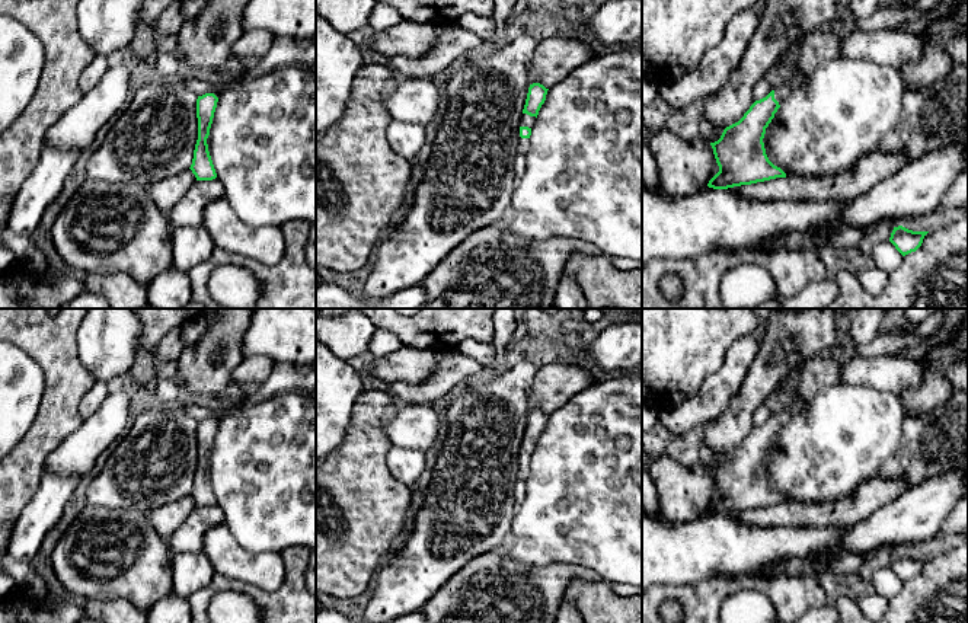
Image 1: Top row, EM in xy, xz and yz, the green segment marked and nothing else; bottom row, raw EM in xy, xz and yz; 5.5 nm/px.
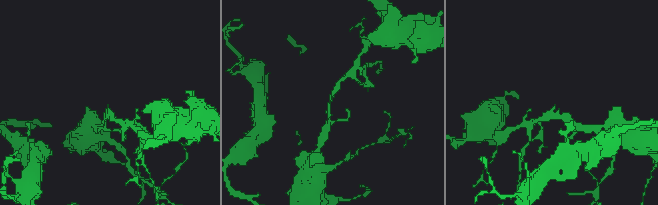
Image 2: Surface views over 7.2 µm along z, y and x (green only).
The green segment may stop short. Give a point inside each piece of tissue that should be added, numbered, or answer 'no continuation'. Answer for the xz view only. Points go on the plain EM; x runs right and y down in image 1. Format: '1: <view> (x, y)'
1: xz (526, 446)

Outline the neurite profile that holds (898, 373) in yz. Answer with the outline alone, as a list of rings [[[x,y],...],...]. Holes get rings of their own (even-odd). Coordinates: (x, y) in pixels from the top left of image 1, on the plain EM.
[[[882,355],[872,358],[850,357],[840,364],[840,383],[859,384],[876,390],[888,390],[901,394],[907,389],[917,387],[926,373],[921,361],[902,355]]]

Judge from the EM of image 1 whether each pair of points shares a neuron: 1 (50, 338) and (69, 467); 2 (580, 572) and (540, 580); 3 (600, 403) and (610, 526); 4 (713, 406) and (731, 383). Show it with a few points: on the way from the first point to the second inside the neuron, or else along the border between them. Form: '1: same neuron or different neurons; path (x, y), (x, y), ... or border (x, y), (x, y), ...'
1: different neurons; border (85, 419), (50, 453), (44, 467)
2: same neuron; path (569, 572), (550, 580)
3: same neuron; path (617, 434), (619, 495)
4: same neuron; path (713, 401), (725, 389)

